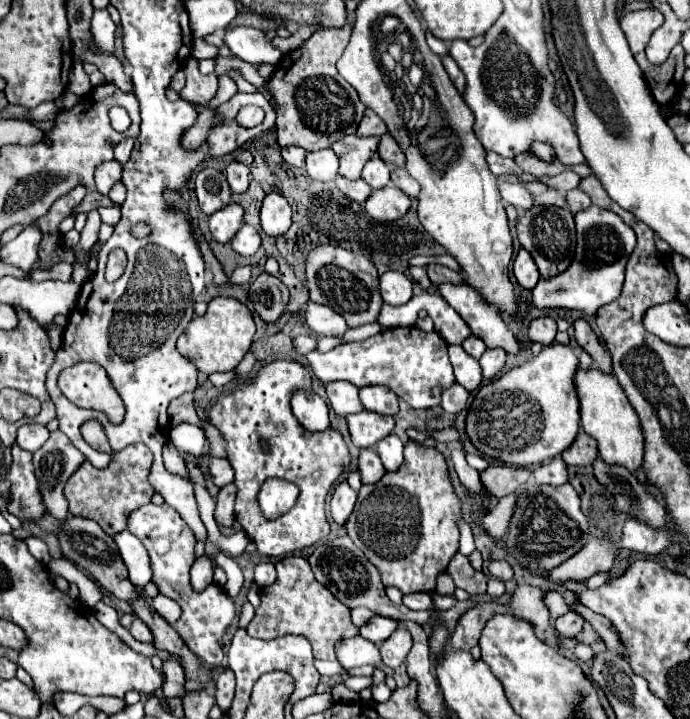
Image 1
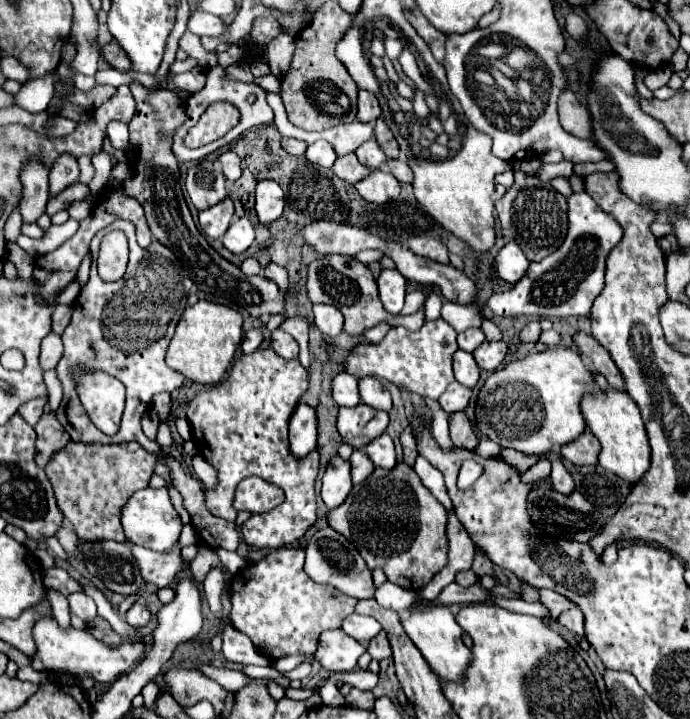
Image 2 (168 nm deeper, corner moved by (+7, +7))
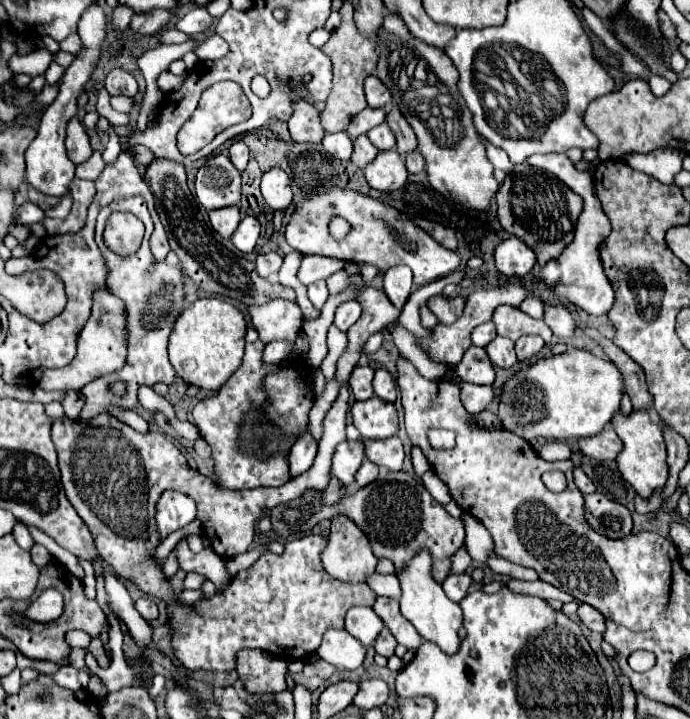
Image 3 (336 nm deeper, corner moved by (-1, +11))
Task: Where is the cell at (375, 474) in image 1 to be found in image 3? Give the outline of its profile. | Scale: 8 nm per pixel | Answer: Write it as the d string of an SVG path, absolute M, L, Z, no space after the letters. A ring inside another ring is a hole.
M364 459L362 467L360 467L358 473L356 473L356 483L358 483L358 487L364 487L364 485L372 483L376 477L378 477L378 467L372 465L372 461Z

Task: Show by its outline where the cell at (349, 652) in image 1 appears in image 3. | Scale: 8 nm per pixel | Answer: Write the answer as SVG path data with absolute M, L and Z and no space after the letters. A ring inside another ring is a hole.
M330 629L324 633L322 645L316 651L320 659L332 663L336 669L358 669L364 661L366 647L360 645L346 629Z

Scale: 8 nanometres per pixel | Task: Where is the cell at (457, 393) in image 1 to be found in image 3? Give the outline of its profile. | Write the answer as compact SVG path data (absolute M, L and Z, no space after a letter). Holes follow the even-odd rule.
M446 373L446 375L444 375L444 381L450 381L450 383L454 383L454 385L460 387L460 399L462 399L462 405L464 405L464 409L466 409L470 415L480 413L480 411L494 399L492 387L486 387L486 385L474 385L474 383L462 381L456 373Z

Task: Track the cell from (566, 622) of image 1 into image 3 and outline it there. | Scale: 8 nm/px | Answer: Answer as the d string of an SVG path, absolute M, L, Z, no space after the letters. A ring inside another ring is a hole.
M580 603L580 607L578 607L578 617L580 617L580 621L582 621L590 631L604 633L604 617L602 617L596 609L592 609L590 605Z

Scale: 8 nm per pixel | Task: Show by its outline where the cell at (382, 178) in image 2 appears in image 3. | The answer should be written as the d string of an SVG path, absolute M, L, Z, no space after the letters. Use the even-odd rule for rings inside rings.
M398 151L378 153L378 157L364 167L364 175L368 185L378 191L396 191L404 187L408 179L404 159Z

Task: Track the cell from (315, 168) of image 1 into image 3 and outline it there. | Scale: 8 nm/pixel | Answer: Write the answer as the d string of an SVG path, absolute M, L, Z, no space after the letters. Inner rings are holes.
M344 131L326 133L324 139L322 139L322 147L324 147L324 151L328 151L336 159L348 161L350 155L352 155L352 139Z

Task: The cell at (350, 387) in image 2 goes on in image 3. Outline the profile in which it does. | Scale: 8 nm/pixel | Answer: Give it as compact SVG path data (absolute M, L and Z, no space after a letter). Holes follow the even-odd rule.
M356 365L356 369L352 371L348 385L354 393L356 399L370 399L374 395L372 391L372 377L374 377L374 369L368 365Z

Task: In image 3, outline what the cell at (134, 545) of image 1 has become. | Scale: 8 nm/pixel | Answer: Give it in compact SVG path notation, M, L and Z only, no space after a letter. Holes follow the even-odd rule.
M188 537L180 539L174 547L178 565L182 571L190 573L196 571L200 575L204 575L206 579L210 579L216 585L216 593L224 593L226 587L230 585L232 577L226 569L226 561L224 557L212 553L212 547L204 547L200 553L192 553L188 547Z

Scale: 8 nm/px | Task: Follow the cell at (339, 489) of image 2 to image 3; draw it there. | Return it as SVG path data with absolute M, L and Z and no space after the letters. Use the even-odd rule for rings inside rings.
M342 441L336 447L332 459L332 475L344 485L350 487L354 483L354 475L364 459L364 447L360 441Z

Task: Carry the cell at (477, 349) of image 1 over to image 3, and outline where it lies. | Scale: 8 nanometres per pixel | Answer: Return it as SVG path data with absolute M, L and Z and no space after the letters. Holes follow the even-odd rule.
M490 321L478 325L478 327L472 331L472 343L474 343L476 347L486 347L494 337L496 337L496 329L494 329L494 325L492 325Z

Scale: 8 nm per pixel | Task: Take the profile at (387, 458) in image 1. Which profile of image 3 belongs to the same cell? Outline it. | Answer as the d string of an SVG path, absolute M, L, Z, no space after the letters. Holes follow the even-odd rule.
M396 435L388 437L384 441L364 441L364 447L366 447L366 457L372 463L386 467L390 471L402 469L404 449L402 449L402 441Z

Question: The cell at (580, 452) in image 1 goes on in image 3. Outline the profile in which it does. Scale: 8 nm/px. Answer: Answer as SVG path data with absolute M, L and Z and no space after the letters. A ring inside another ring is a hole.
M606 425L598 435L594 437L586 437L586 439L580 439L578 441L580 445L580 451L586 455L586 457L592 457L592 459L598 459L598 461L608 461L608 459L614 459L622 445L620 445L620 437L616 435L616 431Z

